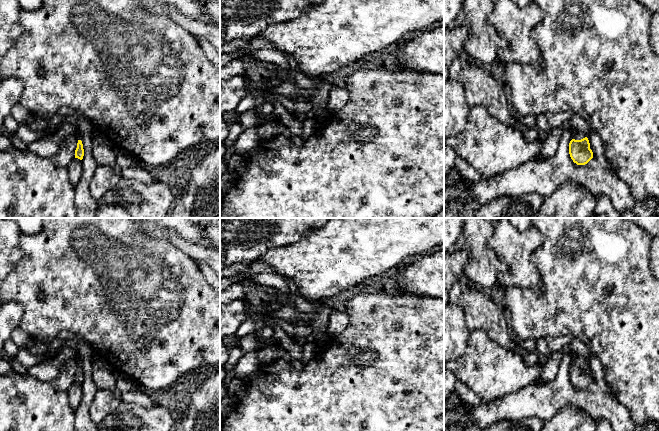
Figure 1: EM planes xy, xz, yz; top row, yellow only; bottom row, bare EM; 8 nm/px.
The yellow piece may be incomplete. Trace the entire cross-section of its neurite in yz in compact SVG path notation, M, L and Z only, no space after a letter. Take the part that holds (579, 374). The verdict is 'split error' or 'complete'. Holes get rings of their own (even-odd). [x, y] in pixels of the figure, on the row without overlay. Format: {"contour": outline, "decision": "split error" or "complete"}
{"contour": "M576 357L572 360L569 367L569 378L577 389L585 389L593 382L590 367L584 357Z", "decision": "split error"}

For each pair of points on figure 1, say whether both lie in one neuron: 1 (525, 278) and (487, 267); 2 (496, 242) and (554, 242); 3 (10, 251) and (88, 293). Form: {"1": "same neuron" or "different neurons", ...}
{"1": "different neurons", "2": "different neurons", "3": "different neurons"}

